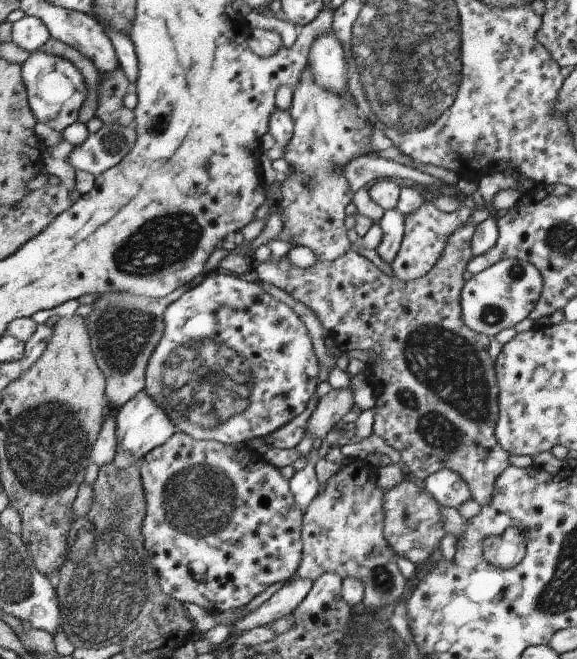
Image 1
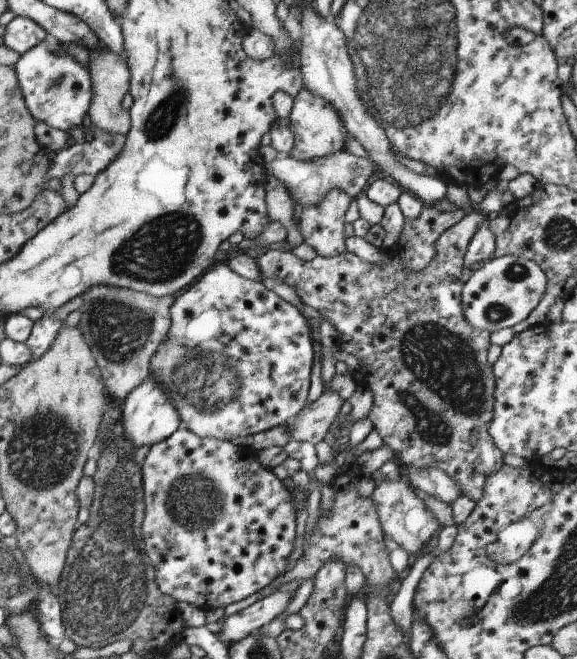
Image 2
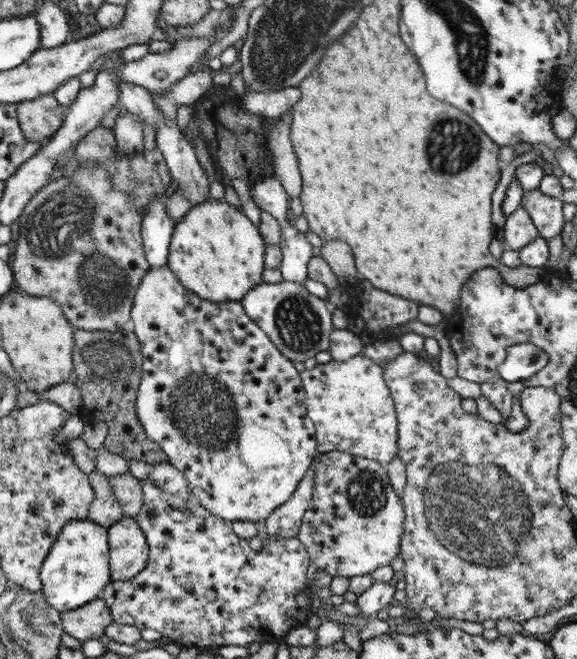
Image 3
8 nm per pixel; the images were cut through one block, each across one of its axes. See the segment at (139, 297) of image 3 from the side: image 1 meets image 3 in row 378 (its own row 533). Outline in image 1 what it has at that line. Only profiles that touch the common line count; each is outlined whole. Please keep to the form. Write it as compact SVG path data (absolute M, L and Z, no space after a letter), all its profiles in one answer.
M175 432L167 442L150 450L139 462L139 472L143 484L146 502L145 518L142 523L143 546L148 554L147 564L154 569L159 588L171 598L182 603L192 603L200 606L210 613L222 613L226 610L238 608L251 602L259 593L264 592L268 586L289 580L296 572L302 560L302 510L298 508L290 490L289 480L280 473L280 469L270 466L256 451L244 445L226 445L216 440L197 440L184 432Z

